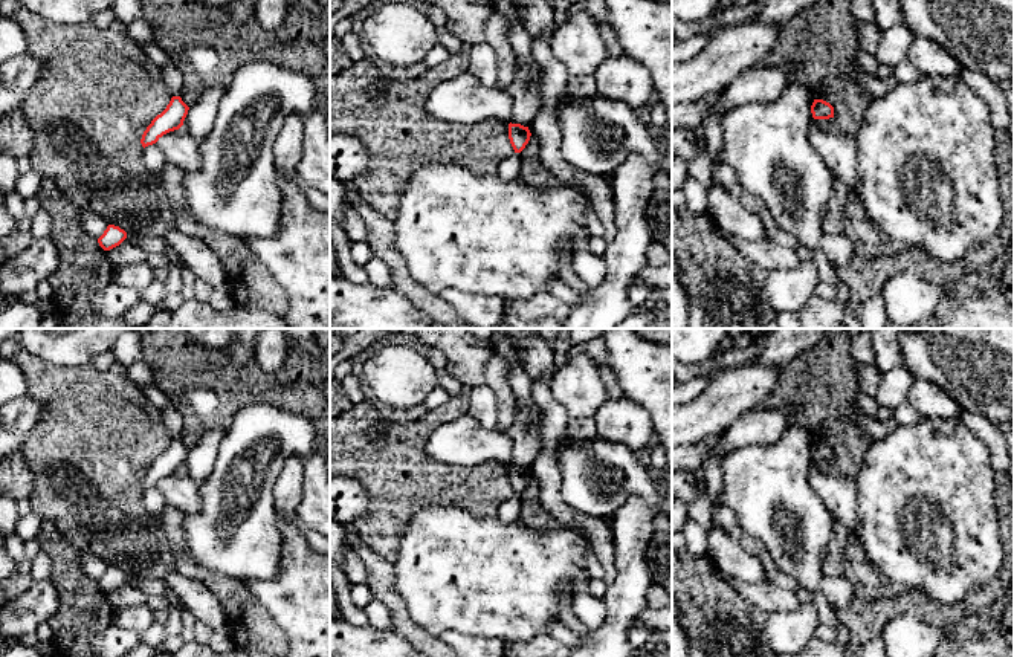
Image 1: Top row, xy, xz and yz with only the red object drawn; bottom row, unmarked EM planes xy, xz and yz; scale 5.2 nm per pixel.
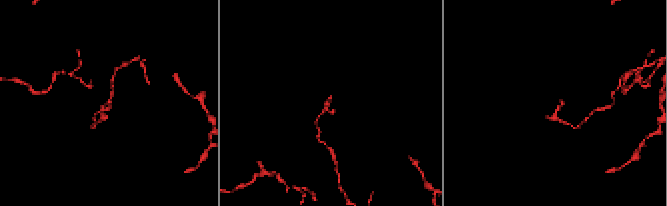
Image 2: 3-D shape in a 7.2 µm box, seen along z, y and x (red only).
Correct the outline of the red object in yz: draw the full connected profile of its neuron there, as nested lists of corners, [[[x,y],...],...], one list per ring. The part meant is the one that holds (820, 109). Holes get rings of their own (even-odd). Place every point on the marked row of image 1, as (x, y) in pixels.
[[[814,99],[811,113],[814,119],[829,119],[834,118],[834,107],[823,99]]]

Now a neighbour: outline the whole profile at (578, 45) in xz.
[[[577,12],[557,26],[550,47],[570,76],[594,75],[608,58],[599,21],[586,12]]]

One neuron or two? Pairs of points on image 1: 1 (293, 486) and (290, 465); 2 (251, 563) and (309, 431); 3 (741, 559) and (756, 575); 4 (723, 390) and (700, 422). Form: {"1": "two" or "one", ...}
{"1": "one", "2": "one", "3": "one", "4": "one"}

